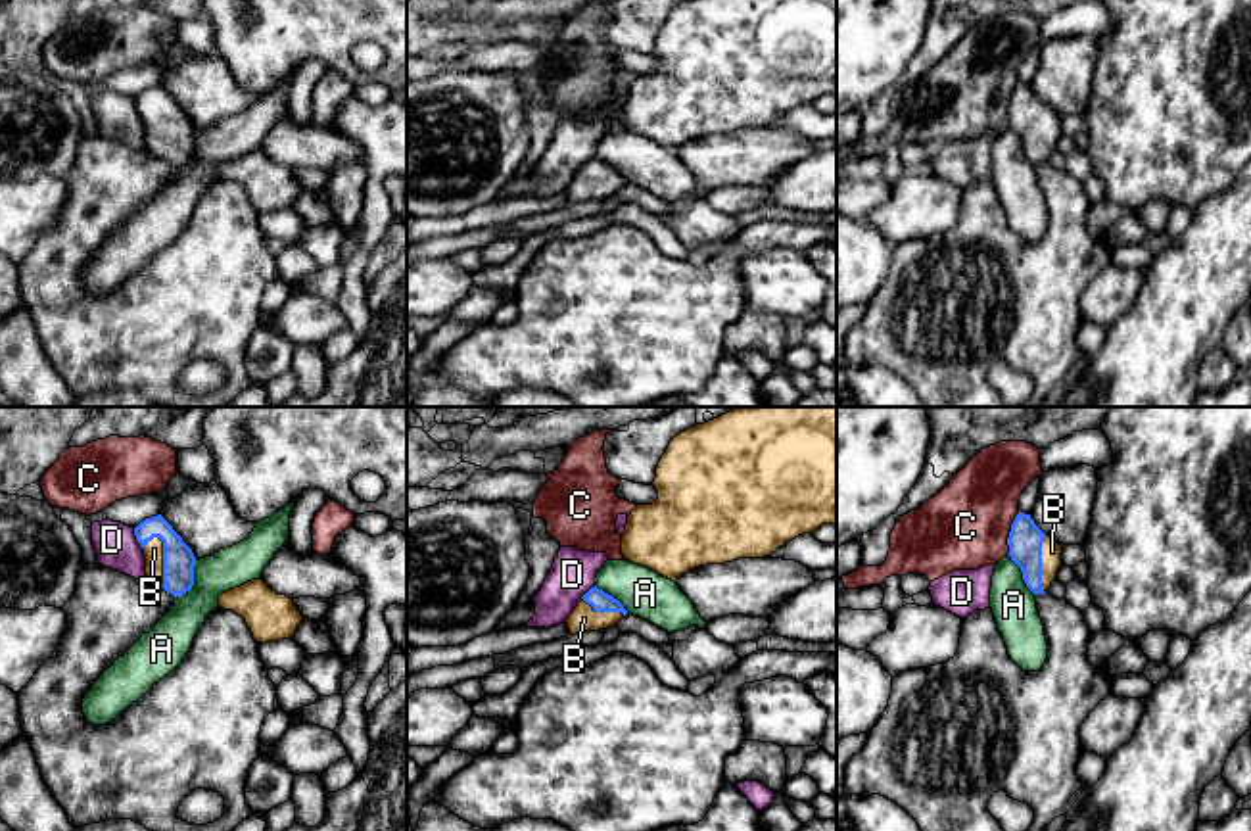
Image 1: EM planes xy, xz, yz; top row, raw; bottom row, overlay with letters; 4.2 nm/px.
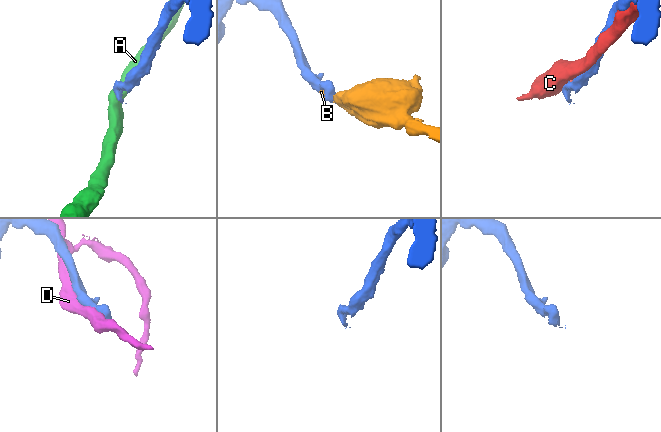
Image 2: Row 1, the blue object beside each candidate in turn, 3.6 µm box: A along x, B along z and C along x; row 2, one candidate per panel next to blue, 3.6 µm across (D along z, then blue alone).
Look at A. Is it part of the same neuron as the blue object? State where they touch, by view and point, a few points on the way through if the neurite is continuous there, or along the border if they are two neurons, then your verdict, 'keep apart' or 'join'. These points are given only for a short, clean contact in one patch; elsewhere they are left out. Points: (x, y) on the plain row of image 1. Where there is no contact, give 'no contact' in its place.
yz (1023, 144) | along yz (1008, 123), (1019, 139), (1025, 156), (1035, 166) | keep apart

